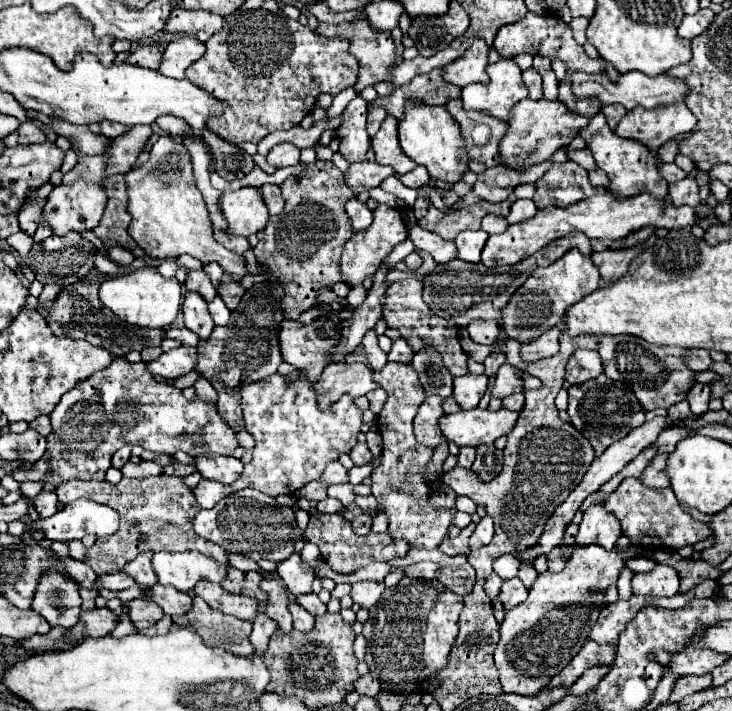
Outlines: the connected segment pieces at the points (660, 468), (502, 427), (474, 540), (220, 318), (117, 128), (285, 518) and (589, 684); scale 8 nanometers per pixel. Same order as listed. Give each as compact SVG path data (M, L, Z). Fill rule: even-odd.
M657 455L649 461L649 465L645 467L645 471L641 473L641 483L645 483L651 489L659 489L659 487L669 487L669 477L665 473L665 459L667 455Z
M509 409L499 411L457 411L451 415L443 415L439 419L439 427L447 441L457 443L459 447L477 447L481 443L493 443L501 435L507 435L515 423L519 413Z
M483 517L483 519L477 523L477 527L475 527L473 535L471 535L469 547L471 547L471 549L477 549L477 547L483 547L483 545L489 545L491 539L493 539L493 519Z
M217 295L217 299L213 299L209 303L209 311L211 311L211 317L213 317L215 325L227 325L229 323L229 309L219 295Z
M103 121L103 123L99 123L99 125L101 125L101 133L107 135L109 139L115 139L115 137L125 135L125 133L129 131L129 127L125 127L125 125L121 125L121 123L113 123L113 121Z
M243 489L225 499L221 499L213 509L201 509L193 521L199 537L221 545L229 553L241 553L255 561L283 561L293 555L297 539L303 537L303 531L295 523L295 513L289 507L281 507L275 499L265 493Z
M593 667L593 669L589 669L589 671L569 689L569 693L573 693L573 695L585 695L587 691L595 689L597 683L605 677L605 671L609 671L609 667Z

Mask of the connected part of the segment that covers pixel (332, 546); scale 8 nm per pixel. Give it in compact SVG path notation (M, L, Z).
M341 513L311 517L311 521L305 529L305 539L315 543L321 549L323 559L337 573L351 573L351 571L357 571L357 569L373 563L373 561L391 561L391 559L403 557L409 549L405 541L395 541L387 533L369 533L365 537L355 535L351 529L351 523Z

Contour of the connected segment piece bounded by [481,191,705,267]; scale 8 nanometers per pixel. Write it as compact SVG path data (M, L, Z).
M609 191L593 195L589 199L583 199L575 205L569 207L543 207L537 211L535 217L509 225L505 233L491 235L487 239L487 245L483 247L481 263L485 267L497 267L497 265L515 265L533 253L537 253L541 247L545 247L549 241L565 237L569 233L585 233L589 239L623 239L629 233L653 225L653 227L665 227L665 229L683 229L699 223L699 215L705 211L705 205L699 205L697 209L693 207L673 207L671 203L665 209L665 201L653 199L649 193L641 193L637 197L629 199L617 199Z

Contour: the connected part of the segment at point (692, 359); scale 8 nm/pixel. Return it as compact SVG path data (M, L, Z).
M705 349L689 351L685 359L687 359L687 367L689 367L691 371L703 371L703 369L709 369L709 365L713 363L711 357L709 357L709 351L705 351Z

